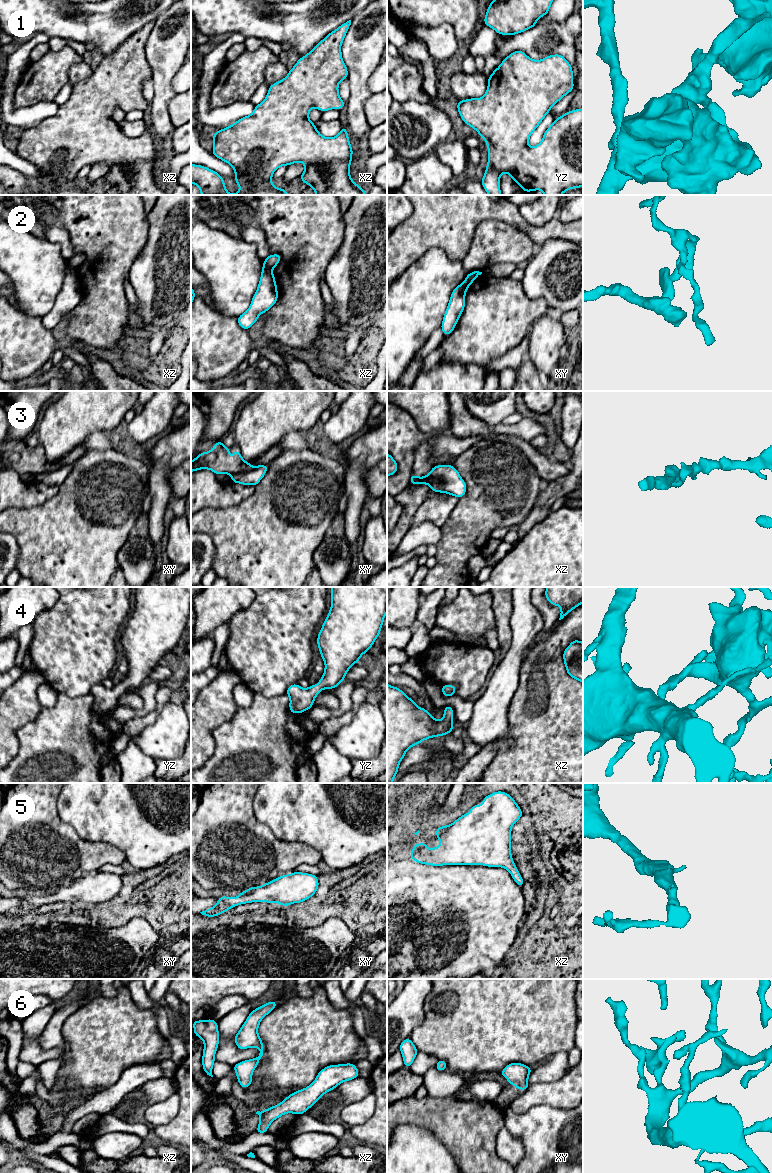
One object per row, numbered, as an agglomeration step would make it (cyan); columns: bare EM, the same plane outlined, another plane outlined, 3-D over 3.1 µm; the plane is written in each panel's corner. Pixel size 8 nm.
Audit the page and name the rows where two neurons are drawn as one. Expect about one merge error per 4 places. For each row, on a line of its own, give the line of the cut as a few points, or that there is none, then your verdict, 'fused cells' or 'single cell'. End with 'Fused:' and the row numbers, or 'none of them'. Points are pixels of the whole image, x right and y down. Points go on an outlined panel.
1: cut none; single cell
2: cut xz (264, 263), (271, 270); fused cells
3: cut xy (252, 468), (246, 471), (235, 472), (231, 475); fused cells
4: cut none; single cell
5: cut none; single cell
6: cut none; single cell
Fused: 2, 3

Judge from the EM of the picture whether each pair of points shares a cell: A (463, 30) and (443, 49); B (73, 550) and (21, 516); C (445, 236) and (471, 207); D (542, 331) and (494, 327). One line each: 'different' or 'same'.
A: different
B: same
C: same
D: different

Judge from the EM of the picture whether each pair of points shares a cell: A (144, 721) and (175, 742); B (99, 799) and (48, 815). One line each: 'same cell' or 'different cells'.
A: different cells
B: different cells

